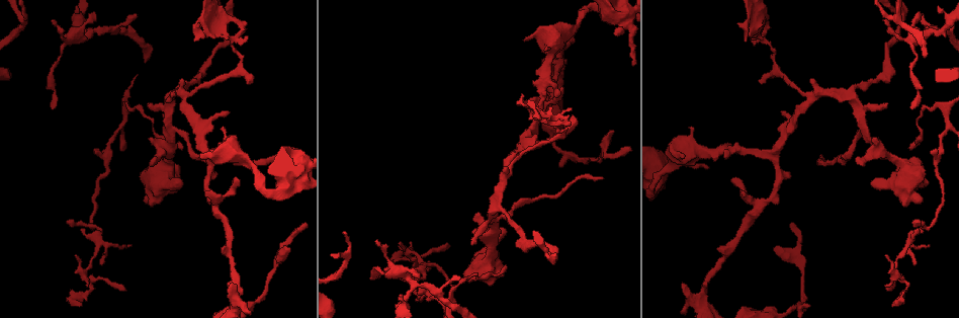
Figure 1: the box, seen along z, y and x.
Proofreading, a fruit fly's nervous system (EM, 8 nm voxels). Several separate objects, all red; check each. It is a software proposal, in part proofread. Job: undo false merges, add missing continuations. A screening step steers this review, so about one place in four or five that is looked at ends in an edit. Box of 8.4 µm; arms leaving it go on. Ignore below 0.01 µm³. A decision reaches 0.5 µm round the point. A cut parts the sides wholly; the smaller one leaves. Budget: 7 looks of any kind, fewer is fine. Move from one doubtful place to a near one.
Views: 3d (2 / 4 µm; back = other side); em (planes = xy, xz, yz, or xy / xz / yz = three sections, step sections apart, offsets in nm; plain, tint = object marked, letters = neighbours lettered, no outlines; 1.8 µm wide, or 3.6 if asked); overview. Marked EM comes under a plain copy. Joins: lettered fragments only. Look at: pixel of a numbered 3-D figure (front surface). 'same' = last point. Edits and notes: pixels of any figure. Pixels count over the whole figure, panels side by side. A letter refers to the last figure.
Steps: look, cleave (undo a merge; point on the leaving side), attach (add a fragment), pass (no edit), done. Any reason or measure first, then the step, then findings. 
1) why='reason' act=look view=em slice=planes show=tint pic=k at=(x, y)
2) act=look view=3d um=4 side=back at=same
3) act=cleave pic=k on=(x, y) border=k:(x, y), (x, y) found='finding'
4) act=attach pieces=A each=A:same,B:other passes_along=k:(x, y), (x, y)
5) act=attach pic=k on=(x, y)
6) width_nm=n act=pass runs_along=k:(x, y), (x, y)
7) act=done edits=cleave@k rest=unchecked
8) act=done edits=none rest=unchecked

why='free end' act=look view=em slice=planes show=tint pic=1 at=(544, 50)

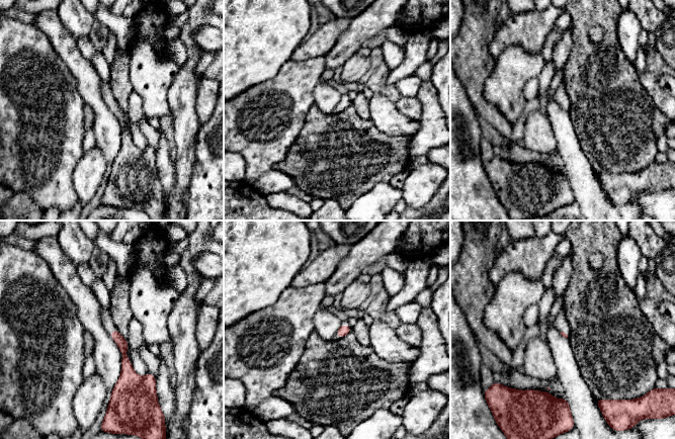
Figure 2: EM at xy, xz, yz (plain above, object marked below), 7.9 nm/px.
act=look view=em slice=planes show=letters at=same

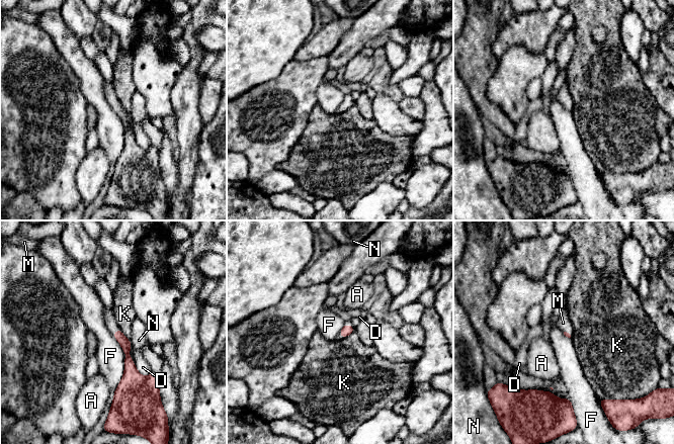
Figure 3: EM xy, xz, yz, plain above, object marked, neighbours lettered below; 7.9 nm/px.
act=attach pieces=M each=A:other,D:other,F:other,K:other,M:same,N:other passes_along=3:(125, 344), (115, 331), (109, 319) found='the neuron continues'

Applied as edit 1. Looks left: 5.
why='see it whole again' act=look view=overview

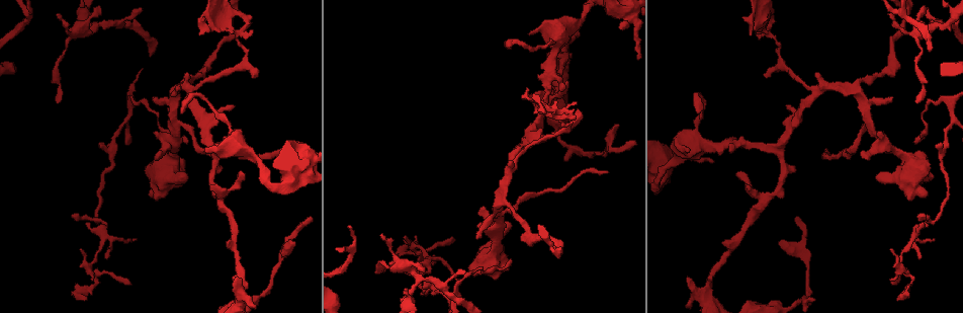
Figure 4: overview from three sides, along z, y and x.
why='narrows sharply' act=look view=em slice=xz step=4 show=tint pic=4 at=(551, 250)

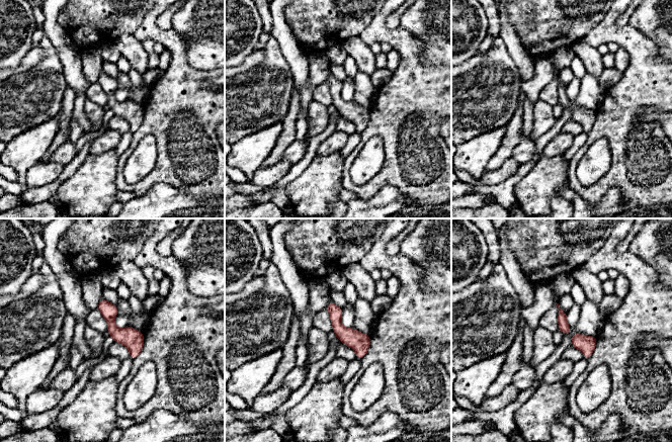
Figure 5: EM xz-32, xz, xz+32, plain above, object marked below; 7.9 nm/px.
act=look view=em slice=planes show=letters at=same

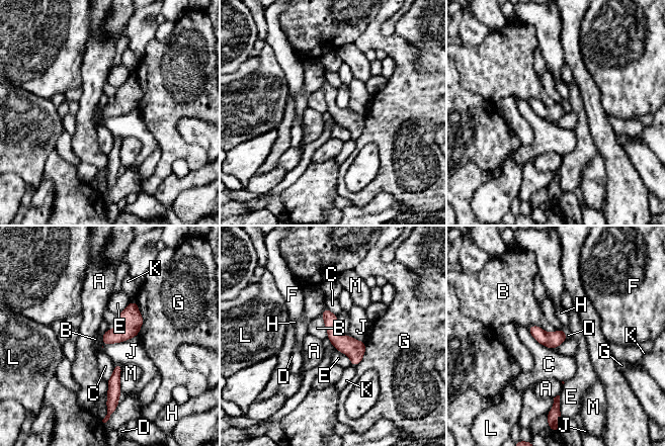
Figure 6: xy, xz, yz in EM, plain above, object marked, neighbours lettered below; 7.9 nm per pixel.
width_nm=120 act=pass each=A:other,B:other,C:other,D:other,E:other,F:other,G:other,H:other,J:other,K:other,L:other,M:other found='one neuron here'

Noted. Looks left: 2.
why='arms part here' act=look view=em slice=planes show=tint pic=4 at=(103, 234)

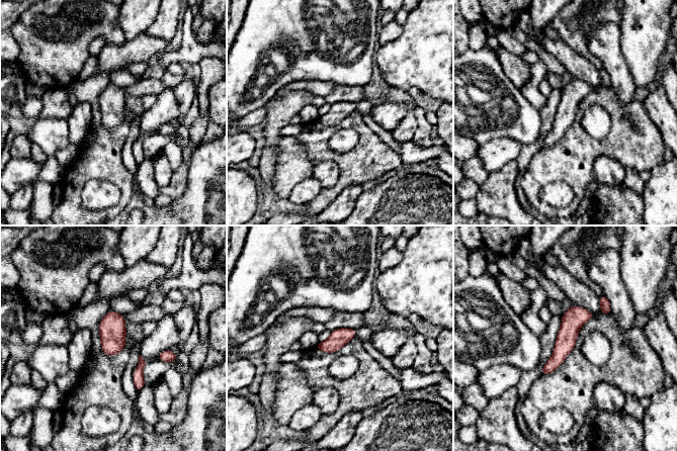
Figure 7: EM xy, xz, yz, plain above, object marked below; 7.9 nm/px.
act=look view=em slice=planes show=letters at=same

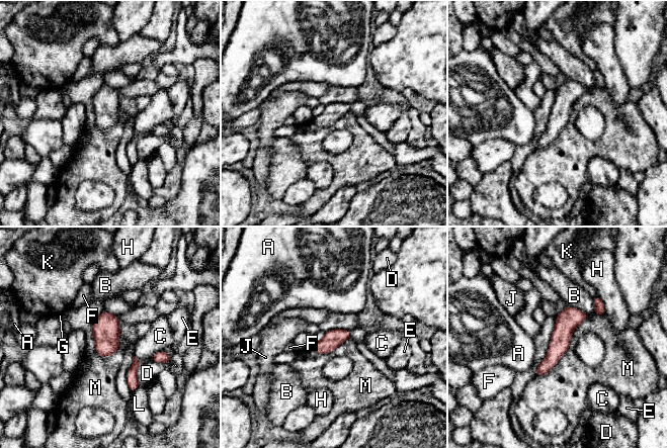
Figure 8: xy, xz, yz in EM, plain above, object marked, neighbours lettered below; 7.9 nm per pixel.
width_nm=140 act=pass each=A:other,B:other,C:other,D:other,E:other,F:other,G:other,H:other,J:other,K:other,L:other,M:other border=8:(588, 317), (535, 376) found='all the same neuron'

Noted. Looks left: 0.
act=done edits=attach@3 rest=unchecked

